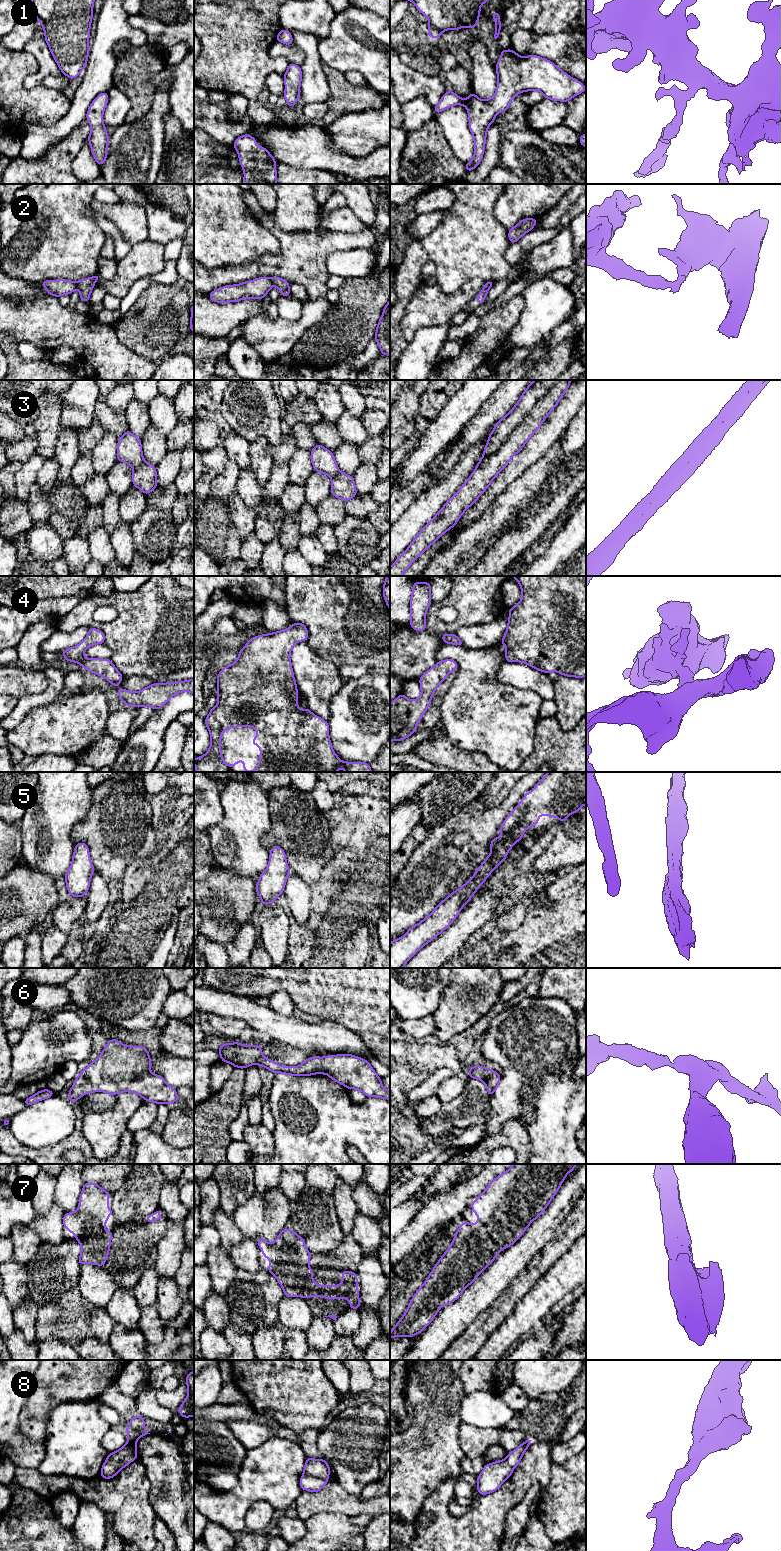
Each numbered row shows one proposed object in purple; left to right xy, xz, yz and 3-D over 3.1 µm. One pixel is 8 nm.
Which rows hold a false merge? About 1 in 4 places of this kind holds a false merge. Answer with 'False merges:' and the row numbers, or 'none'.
False merges: 2, 3

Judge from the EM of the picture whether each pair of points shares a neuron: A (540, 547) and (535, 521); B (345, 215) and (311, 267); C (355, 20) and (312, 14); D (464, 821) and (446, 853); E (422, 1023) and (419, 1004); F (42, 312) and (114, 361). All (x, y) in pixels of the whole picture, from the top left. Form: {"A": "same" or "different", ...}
{"A": "different", "B": "different", "C": "same", "D": "same", "E": "different", "F": "same"}

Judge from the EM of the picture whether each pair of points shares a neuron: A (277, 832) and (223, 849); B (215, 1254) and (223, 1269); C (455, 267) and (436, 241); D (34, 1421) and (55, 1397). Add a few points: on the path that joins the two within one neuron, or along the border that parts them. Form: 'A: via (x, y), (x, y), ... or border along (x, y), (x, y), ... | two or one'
A: border along (269, 813), (270, 829), (262, 839), (268, 850) | two
B: via (218, 1258), (220, 1265) | one
C: via (455, 261), (442, 247) | one
D: via (37, 1415), (49, 1403) | one

